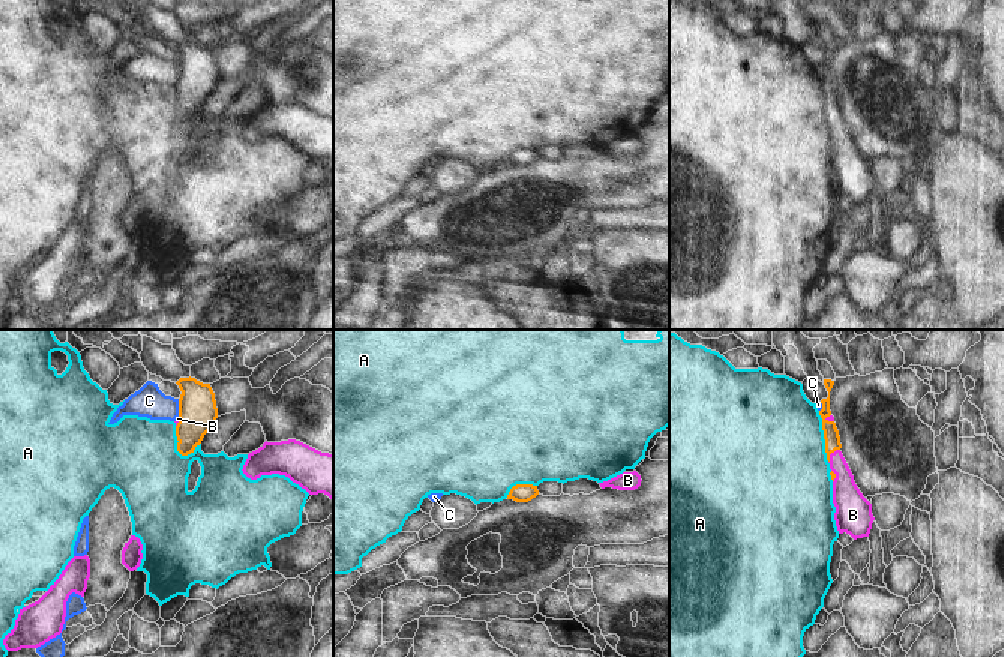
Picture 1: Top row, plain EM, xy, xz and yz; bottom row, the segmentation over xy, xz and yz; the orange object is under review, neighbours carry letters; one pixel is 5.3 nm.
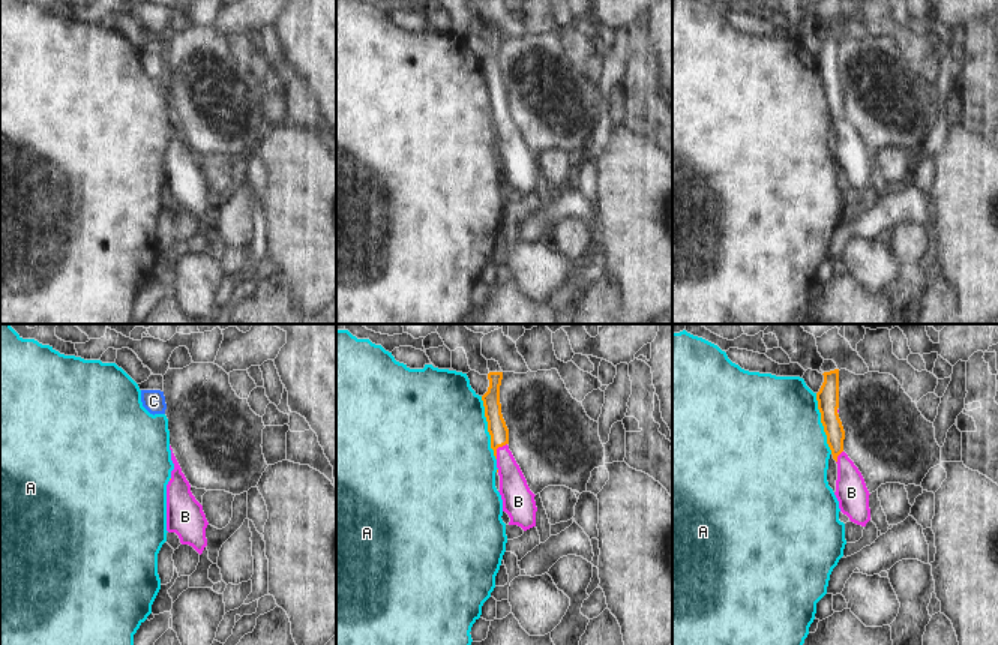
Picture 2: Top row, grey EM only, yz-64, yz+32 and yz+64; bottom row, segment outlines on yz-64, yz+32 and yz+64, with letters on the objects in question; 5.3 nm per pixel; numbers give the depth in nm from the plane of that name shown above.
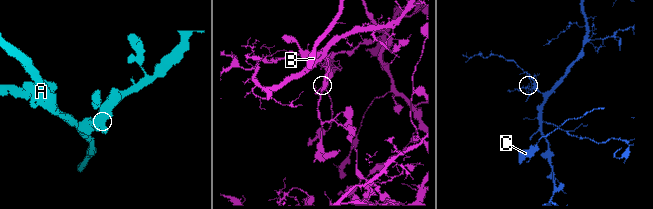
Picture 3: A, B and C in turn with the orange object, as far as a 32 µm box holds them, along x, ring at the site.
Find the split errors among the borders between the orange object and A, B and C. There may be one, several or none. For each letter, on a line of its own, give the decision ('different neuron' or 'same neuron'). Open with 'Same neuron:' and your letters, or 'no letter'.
Same neuron: B
A: different neuron
B: same neuron
C: different neuron

